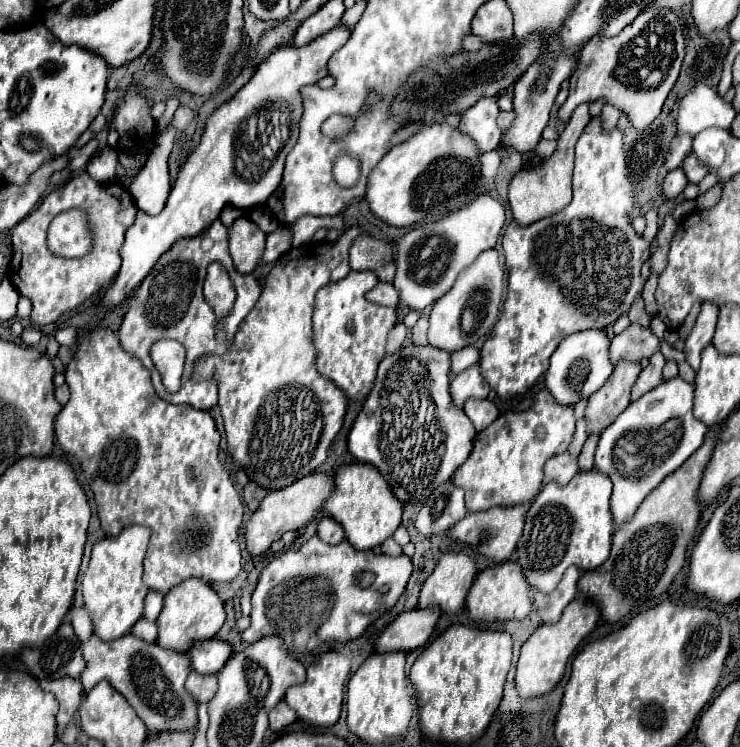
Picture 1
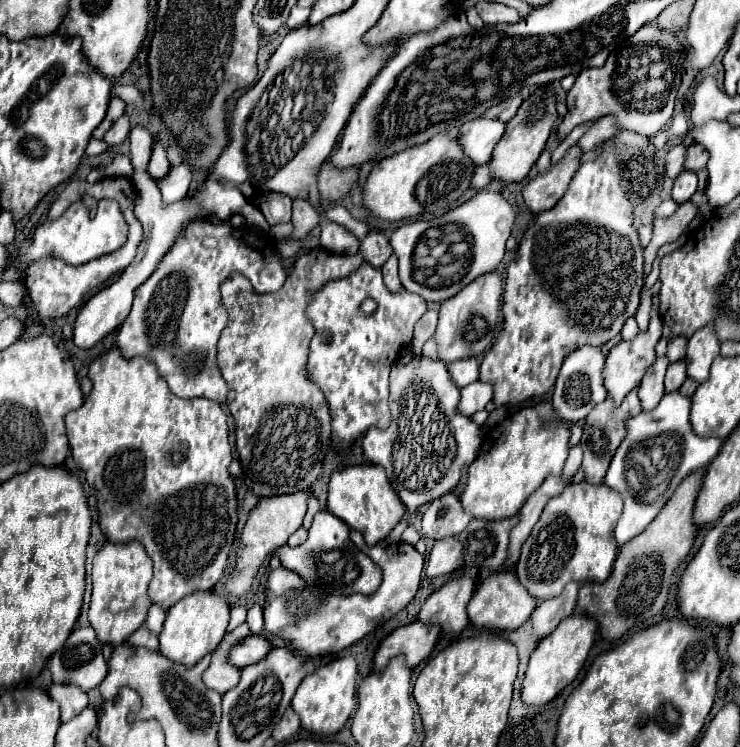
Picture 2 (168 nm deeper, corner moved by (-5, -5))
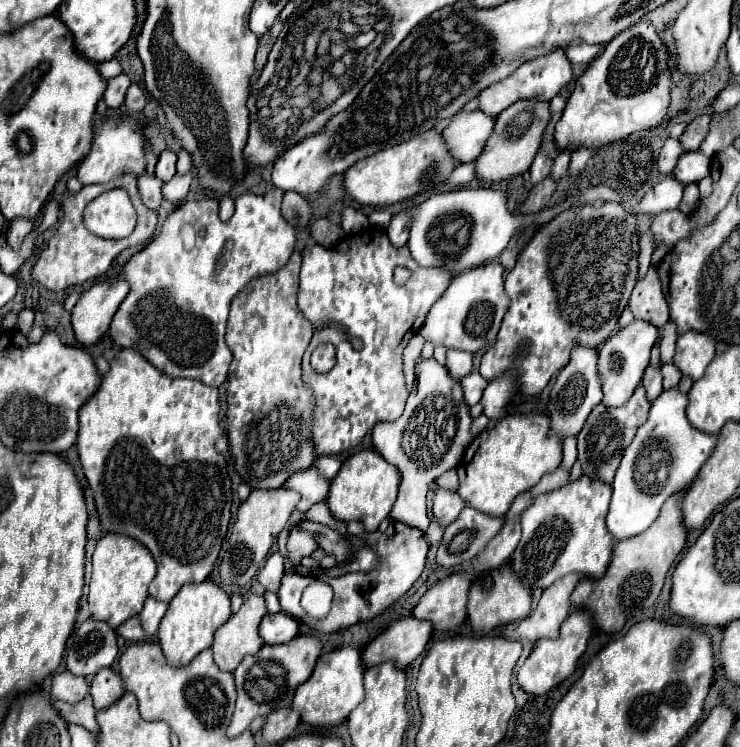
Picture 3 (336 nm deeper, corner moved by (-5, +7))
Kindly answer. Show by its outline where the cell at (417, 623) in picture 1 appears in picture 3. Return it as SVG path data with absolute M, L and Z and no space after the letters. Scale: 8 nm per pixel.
M415 616L393 622L385 632L367 644L361 660L367 668L381 662L395 662L397 668L407 668L427 646L431 638L431 624Z

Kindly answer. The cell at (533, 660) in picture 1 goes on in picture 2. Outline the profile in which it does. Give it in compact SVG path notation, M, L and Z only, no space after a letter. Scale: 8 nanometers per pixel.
M571 614L569 618L561 620L555 632L541 638L527 664L527 672L521 688L523 702L529 706L543 706L551 702L565 686L569 686L579 674L579 670L583 668L583 662L595 640L595 632L597 632L595 618L585 614Z

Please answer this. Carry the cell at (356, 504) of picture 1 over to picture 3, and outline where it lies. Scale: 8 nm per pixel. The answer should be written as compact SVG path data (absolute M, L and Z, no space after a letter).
M361 450L347 458L331 480L331 490L327 496L327 506L333 512L333 518L341 522L357 520L363 524L365 532L375 532L383 518L389 516L399 490L399 472L375 450Z

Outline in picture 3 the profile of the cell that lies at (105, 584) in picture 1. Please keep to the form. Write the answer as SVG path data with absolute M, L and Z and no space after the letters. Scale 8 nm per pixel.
M105 534L93 552L93 572L89 584L89 610L93 618L105 620L111 628L117 628L127 618L137 616L147 598L147 588L155 578L157 566L147 548L123 534Z

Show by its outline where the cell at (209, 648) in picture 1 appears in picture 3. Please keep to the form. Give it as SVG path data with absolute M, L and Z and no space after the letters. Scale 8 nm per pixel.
M285 612L269 614L261 622L261 638L265 640L265 644L285 644L299 634L299 628L299 620L287 616Z

